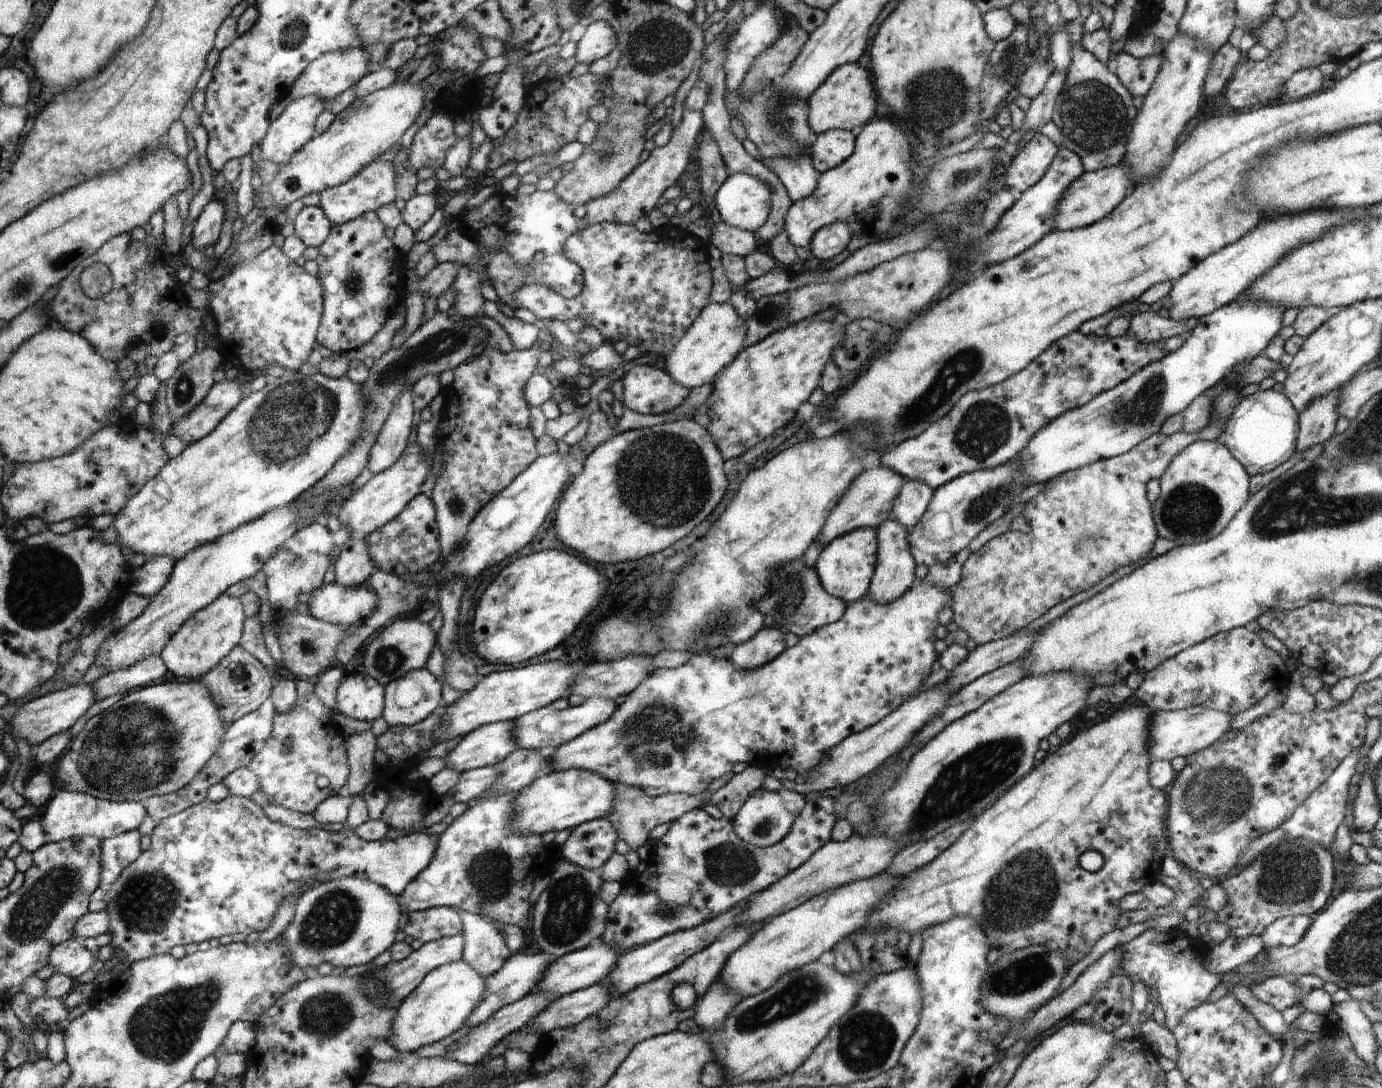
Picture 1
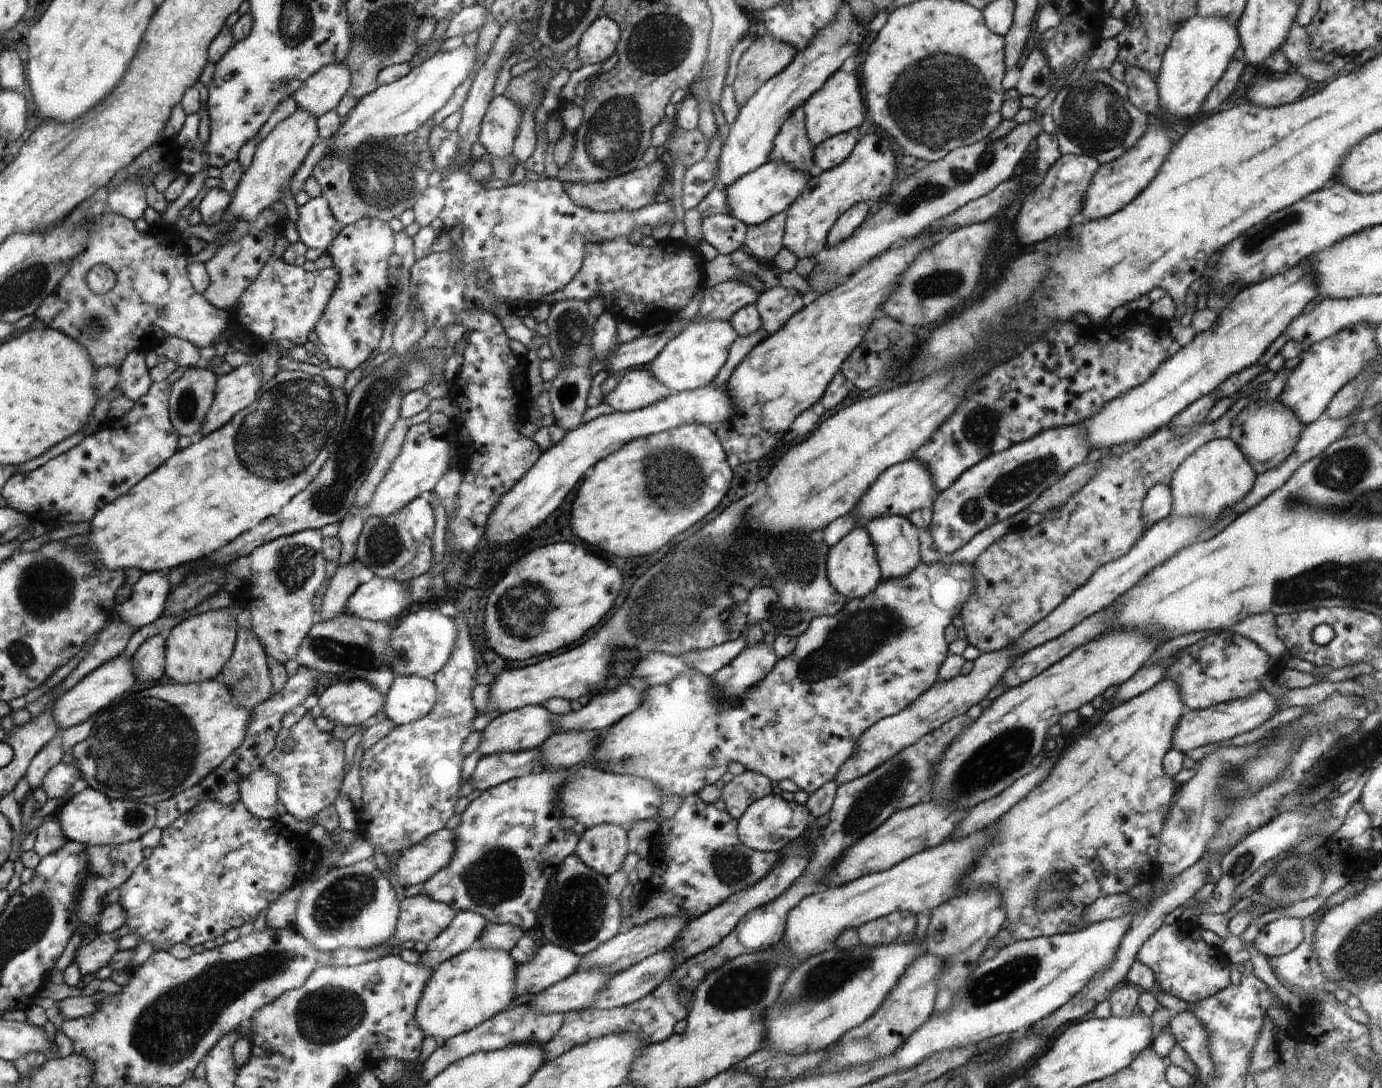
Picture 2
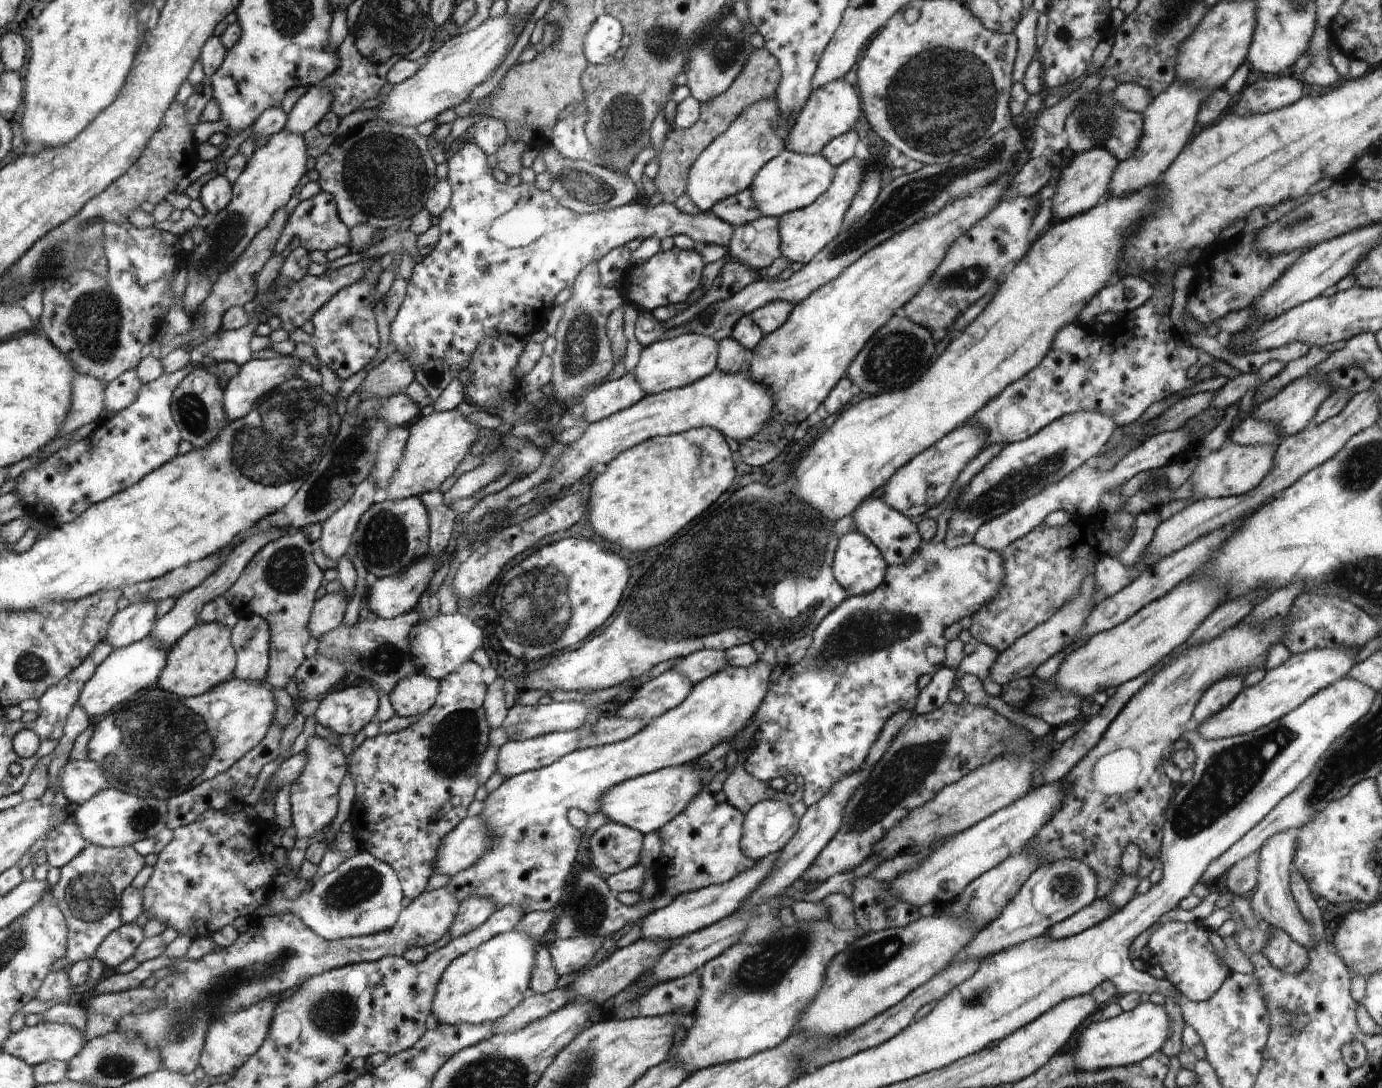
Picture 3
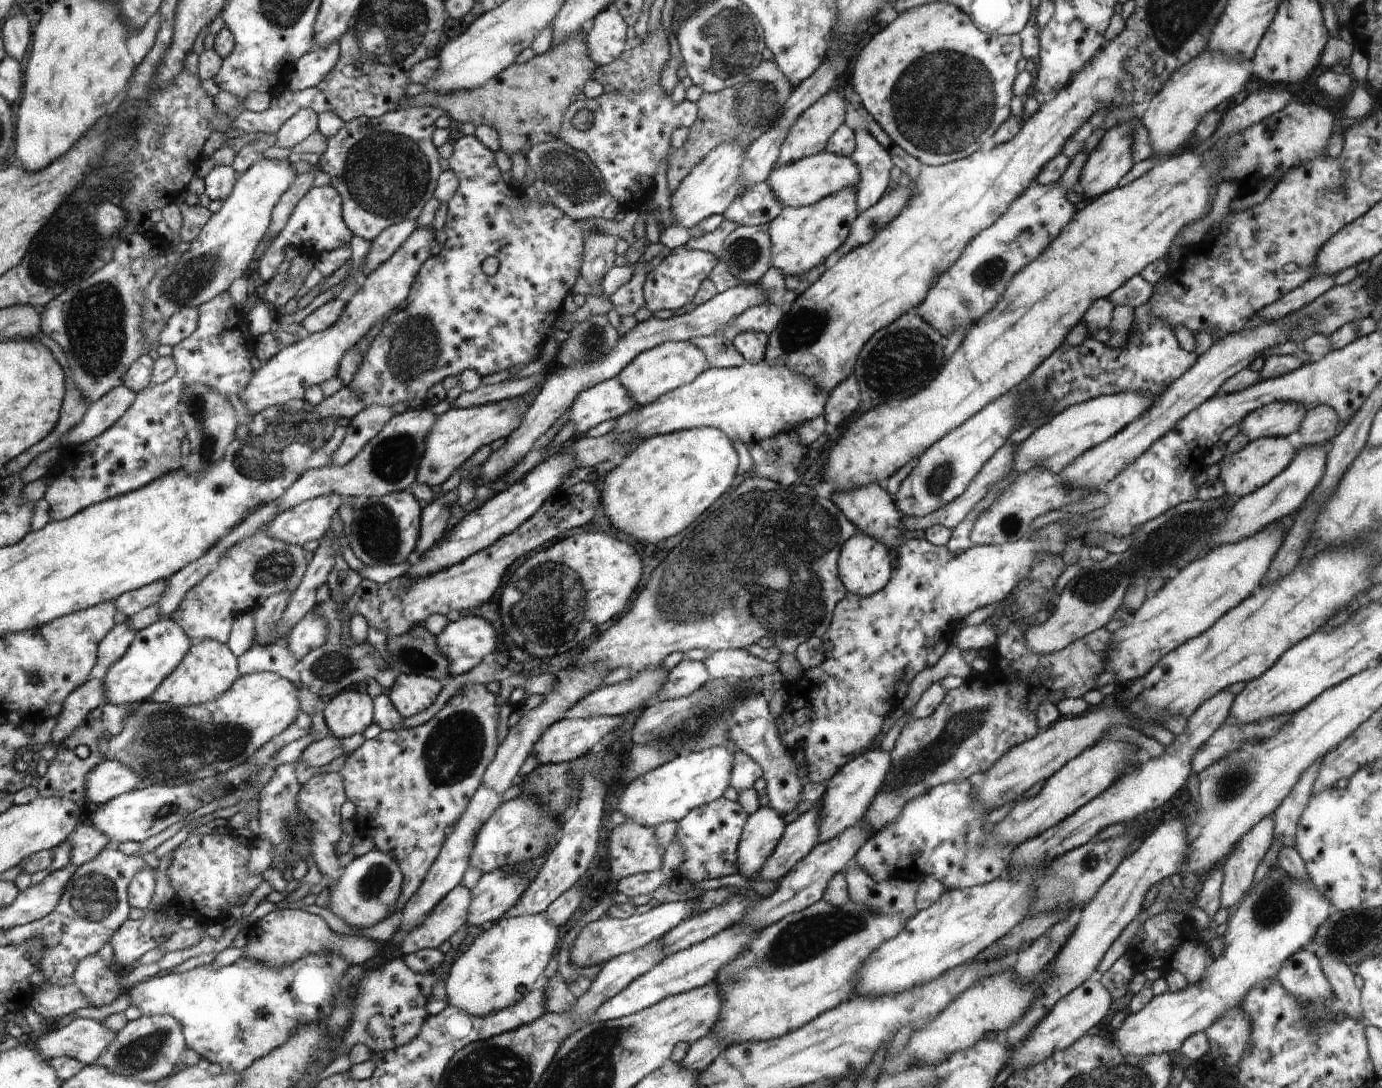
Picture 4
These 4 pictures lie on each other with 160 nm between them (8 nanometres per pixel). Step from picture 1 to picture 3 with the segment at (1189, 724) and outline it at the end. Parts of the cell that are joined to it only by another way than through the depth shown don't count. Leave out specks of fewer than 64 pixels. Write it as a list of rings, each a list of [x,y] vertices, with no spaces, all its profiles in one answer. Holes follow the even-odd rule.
[[[1344,648],[1312,649],[1299,655],[1291,654],[1284,664],[1267,670],[1266,675],[1258,684],[1244,688],[1229,707],[1224,708],[1216,716],[1210,716],[1210,720],[1206,720],[1204,724],[1193,727],[1206,740],[1236,737],[1255,732],[1289,714],[1300,704],[1304,704],[1309,696],[1344,678],[1355,665],[1354,657],[1359,652],[1360,649]]]

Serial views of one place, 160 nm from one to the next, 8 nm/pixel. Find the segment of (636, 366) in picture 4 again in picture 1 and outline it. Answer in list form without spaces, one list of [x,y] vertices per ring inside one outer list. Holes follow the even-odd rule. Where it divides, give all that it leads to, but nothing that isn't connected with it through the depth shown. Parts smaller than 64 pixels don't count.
[[[728,301],[710,303],[701,311],[701,316],[686,331],[681,342],[666,357],[666,370],[678,384],[686,388],[713,384],[722,370],[732,364],[744,350],[745,336],[748,334],[748,321],[742,317]]]

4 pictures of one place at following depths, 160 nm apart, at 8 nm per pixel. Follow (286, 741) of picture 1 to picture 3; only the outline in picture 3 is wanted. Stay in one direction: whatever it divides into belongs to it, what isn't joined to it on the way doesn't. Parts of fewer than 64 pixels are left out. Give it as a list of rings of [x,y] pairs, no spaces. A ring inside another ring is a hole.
[[[319,736],[310,738],[305,749],[308,754],[306,768],[290,788],[290,802],[292,804],[292,822],[296,827],[296,839],[308,838],[320,832],[330,820],[336,816],[338,808],[338,786],[346,774],[346,758],[340,748],[334,746]]]

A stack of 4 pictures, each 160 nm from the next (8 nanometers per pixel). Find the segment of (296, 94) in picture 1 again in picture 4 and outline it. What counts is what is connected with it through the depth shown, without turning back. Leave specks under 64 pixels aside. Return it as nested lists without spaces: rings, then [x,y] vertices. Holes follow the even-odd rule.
[[[301,110],[294,114],[277,134],[276,147],[288,149],[295,147],[317,130],[318,114]]]

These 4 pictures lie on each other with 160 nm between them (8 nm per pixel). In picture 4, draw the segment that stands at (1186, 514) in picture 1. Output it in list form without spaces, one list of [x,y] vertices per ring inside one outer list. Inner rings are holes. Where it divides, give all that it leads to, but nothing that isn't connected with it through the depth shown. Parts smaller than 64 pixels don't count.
[[[1286,436],[1252,440],[1243,450],[1234,452],[1228,458],[1224,457],[1215,465],[1211,470],[1212,476],[1219,477],[1224,482],[1227,495],[1240,498],[1259,490],[1279,476],[1288,468],[1296,453],[1296,448]]]

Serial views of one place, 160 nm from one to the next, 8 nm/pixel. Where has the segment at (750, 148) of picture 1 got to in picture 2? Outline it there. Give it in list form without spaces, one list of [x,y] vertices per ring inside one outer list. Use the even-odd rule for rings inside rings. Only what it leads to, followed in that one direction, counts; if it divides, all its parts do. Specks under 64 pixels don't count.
[[[802,106],[798,107],[788,120],[780,126],[773,148],[769,154],[769,162],[786,162],[794,169],[813,176],[817,173],[813,163],[814,144],[808,137],[805,127],[805,112]]]

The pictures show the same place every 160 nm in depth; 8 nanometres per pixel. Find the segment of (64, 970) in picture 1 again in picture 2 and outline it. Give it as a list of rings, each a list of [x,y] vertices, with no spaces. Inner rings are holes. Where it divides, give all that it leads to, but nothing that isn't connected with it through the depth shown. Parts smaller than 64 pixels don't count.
[[[98,932],[89,944],[77,948],[74,962],[82,974],[96,973],[100,968],[108,966],[112,955],[119,950],[118,942],[116,934]]]

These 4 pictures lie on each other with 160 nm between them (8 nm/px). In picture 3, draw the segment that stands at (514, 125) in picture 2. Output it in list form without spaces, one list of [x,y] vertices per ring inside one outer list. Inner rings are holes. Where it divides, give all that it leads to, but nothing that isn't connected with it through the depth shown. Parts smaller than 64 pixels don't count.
[[[484,114],[483,117],[473,124],[474,143],[476,143],[487,155],[494,154],[507,139],[508,130],[505,122],[496,117]]]

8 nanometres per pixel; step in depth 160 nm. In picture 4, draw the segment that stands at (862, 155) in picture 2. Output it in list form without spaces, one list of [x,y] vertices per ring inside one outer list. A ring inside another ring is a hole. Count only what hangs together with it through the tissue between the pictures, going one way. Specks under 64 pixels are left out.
[[[844,188],[812,206],[784,207],[778,217],[768,224],[771,266],[778,268],[784,277],[799,277],[800,273],[808,273],[816,266],[824,264],[824,260],[846,242],[850,226],[859,214],[853,188]]]

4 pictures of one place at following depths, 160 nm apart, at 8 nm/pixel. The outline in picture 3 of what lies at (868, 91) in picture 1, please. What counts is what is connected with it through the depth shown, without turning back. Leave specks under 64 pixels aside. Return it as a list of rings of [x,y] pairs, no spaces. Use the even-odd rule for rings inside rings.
[[[844,78],[832,80],[824,84],[822,88],[812,90],[805,108],[802,108],[801,115],[796,118],[788,134],[785,150],[800,155],[818,155],[822,153],[830,140],[853,129],[861,111],[859,94],[856,93]]]

